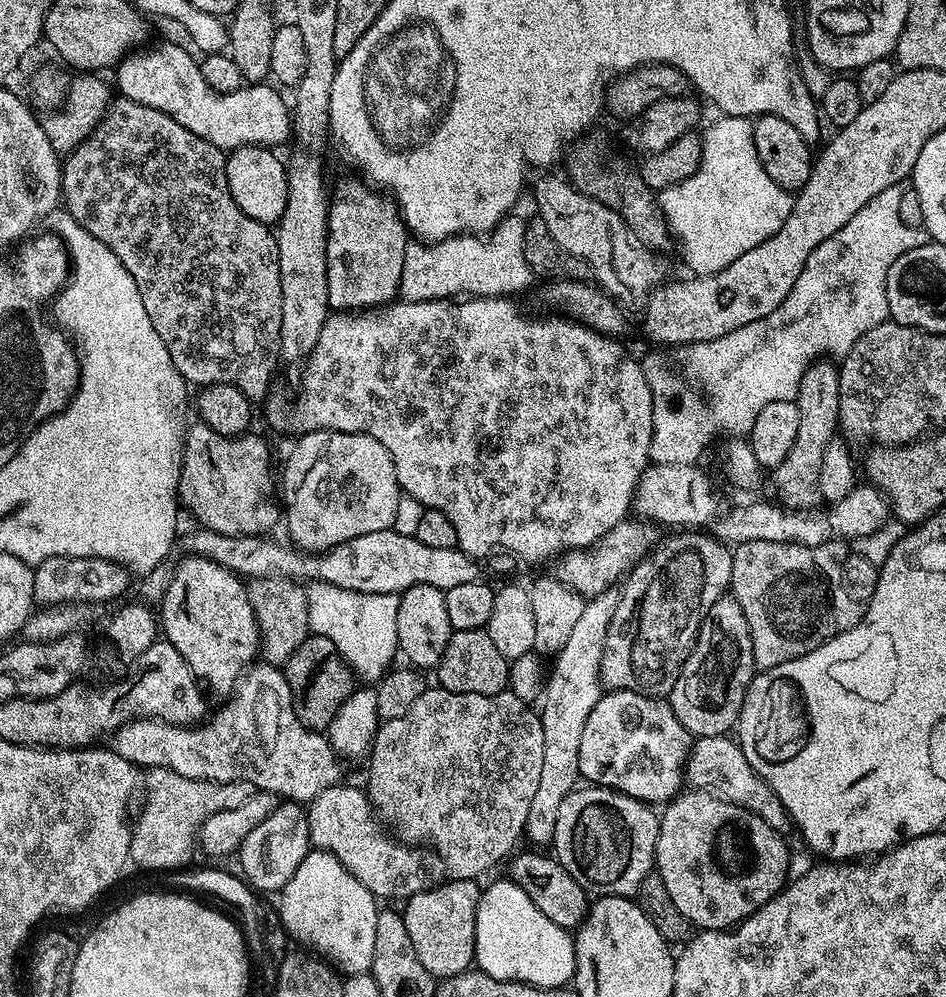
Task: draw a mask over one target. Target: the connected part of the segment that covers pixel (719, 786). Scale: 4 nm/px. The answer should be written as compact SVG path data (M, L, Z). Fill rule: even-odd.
M701 736L692 745L688 753L686 780L693 789L713 793L723 799L741 804L749 810L764 810L773 794L763 778L746 762L746 754L735 739L723 736Z

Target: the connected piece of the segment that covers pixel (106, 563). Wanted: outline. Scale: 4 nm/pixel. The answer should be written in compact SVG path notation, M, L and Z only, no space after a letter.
M51 556L35 565L33 601L40 606L63 606L69 602L83 602L85 605L100 604L103 600L116 600L128 588L130 573L127 568L116 564L113 560L96 560L90 558L74 558L73 556Z

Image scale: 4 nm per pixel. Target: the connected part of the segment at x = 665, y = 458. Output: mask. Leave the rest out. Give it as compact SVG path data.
M899 187L882 190L882 194L878 194L870 202L866 202L866 206L862 206L862 210L858 210L836 234L826 238L826 242L822 242L822 246L818 246L818 250L814 250L814 254L810 254L810 258L806 258L806 266L802 266L802 274L798 274L798 282L794 282L794 290L790 290L790 294L786 294L786 302L782 302L782 306L778 306L778 310L774 310L774 314L766 314L766 318L758 318L758 322L750 322L750 326L738 326L738 330L730 330L730 334L722 334L722 338L687 345L683 349L684 357L680 360L680 372L688 379L688 385L681 392L679 382L668 373L666 361L659 360L656 356L643 357L642 367L646 374L646 382L652 391L652 409L654 410L652 441L648 455L652 464L696 464L699 461L699 456L704 452L704 404L700 401L700 392L708 399L708 416L718 427L728 427L732 431L733 437L747 437L754 426L754 418L758 418L758 414L766 406L770 406L770 402L795 401L798 386L802 382L802 374L806 374L806 370L814 361L821 358L843 358L854 346L854 342L858 342L858 338L862 338L862 334L866 334L866 330L874 330L874 326L885 323L889 319L888 303L886 302L886 274L890 270L890 266L894 266L894 262L898 262L898 258L902 258L902 254L929 243L930 240L927 228L911 228L906 226L906 222L902 222L902 218L898 218L898 201L901 198L902 191Z

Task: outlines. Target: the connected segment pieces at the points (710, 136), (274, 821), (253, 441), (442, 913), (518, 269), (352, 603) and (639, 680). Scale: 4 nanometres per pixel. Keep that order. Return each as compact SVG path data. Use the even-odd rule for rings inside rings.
M717 115L717 120L702 132L700 145L702 158L698 170L690 178L669 188L659 189L658 203L669 225L680 235L684 243L684 252L688 255L688 264L693 273L708 276L711 272L722 270L734 262L746 250L758 246L758 242L766 242L786 222L792 209L793 197L780 188L766 174L762 162L758 158L758 150L754 150L753 121L746 116Z
M280 802L269 816L254 826L254 830L250 830L250 834L246 834L238 853L239 871L257 893L276 894L284 889L290 878L294 878L294 870L302 866L302 858L306 858L309 850L308 813L305 805L300 802Z
M199 422L187 425L182 436L182 465L178 485L178 500L181 505L192 508L199 523L211 532L227 536L264 536L276 523L281 523L282 508L278 503L278 484L272 481L272 456L268 444L260 436L223 436L210 426Z
M449 879L447 883L440 884L437 888L436 885L429 886L425 892L414 894L402 908L410 942L414 942L414 954L418 954L418 962L422 962L422 966L426 966L426 970L434 978L447 978L469 971L476 959L476 925L481 885L476 880Z
M516 214L509 215L500 221L491 232L483 236L480 234L457 234L449 236L447 240L437 240L435 242L412 242L409 243L405 250L405 262L402 264L402 274L400 275L400 296L405 300L446 300L449 298L475 298L477 296L503 296L511 297L512 292L524 292L531 286L534 281L534 273L528 267L526 258L524 257L524 226L525 221L519 220Z
M313 581L307 585L308 593L308 626L315 635L330 638L344 663L352 669L357 677L371 682L384 679L393 667L392 659L398 656L398 602L397 594L362 594L354 590L342 590L326 582Z
M698 530L681 532L684 532L681 536L670 537L660 549L657 547L655 551L645 556L632 569L623 585L618 606L612 611L612 621L608 627L608 643L600 663L600 678L605 689L640 692L644 696L657 698L667 697L672 687L676 685L676 679L679 678L692 647L696 645L700 625L708 617L706 584L714 580L713 576L708 574L708 562L714 566L721 561L724 561L724 564L731 563L732 553L725 550L720 541L710 534L702 536Z

